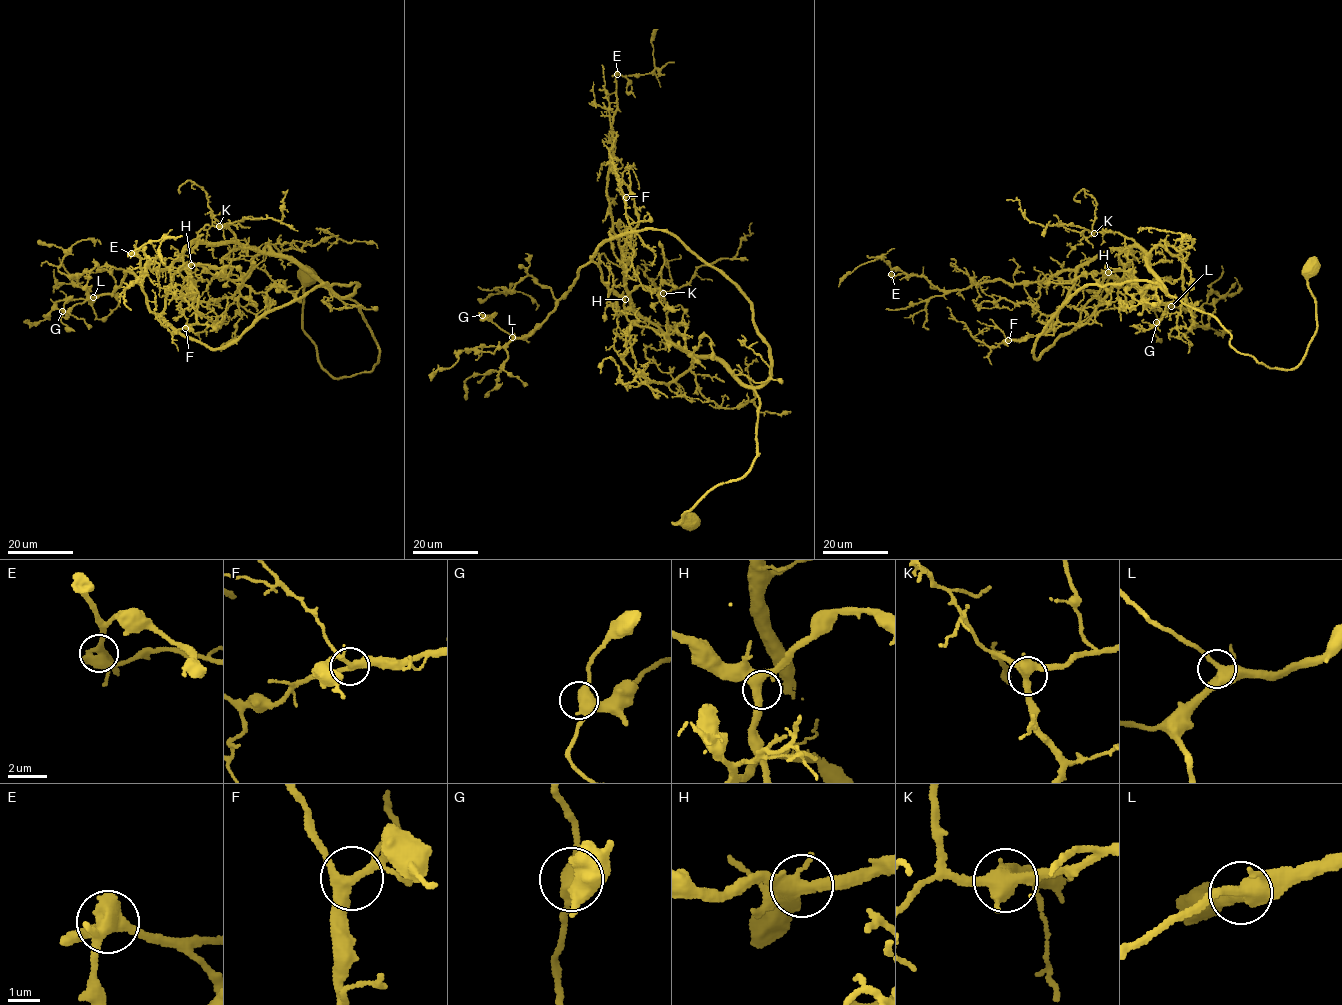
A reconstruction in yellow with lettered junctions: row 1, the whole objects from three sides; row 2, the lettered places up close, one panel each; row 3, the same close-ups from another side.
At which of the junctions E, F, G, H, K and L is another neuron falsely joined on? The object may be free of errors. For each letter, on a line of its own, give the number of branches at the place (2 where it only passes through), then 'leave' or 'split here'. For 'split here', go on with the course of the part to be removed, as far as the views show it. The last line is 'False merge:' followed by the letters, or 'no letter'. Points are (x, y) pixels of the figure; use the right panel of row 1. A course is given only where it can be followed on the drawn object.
E: branches 4; split here; course (891, 274), (888, 264), (876, 259), (860, 265), (838, 287)
F: branches 4; leave
G: branches 3; leave
H: branches 4; leave
K: branches 4; leave
L: branches 4; leave
False merge: E

